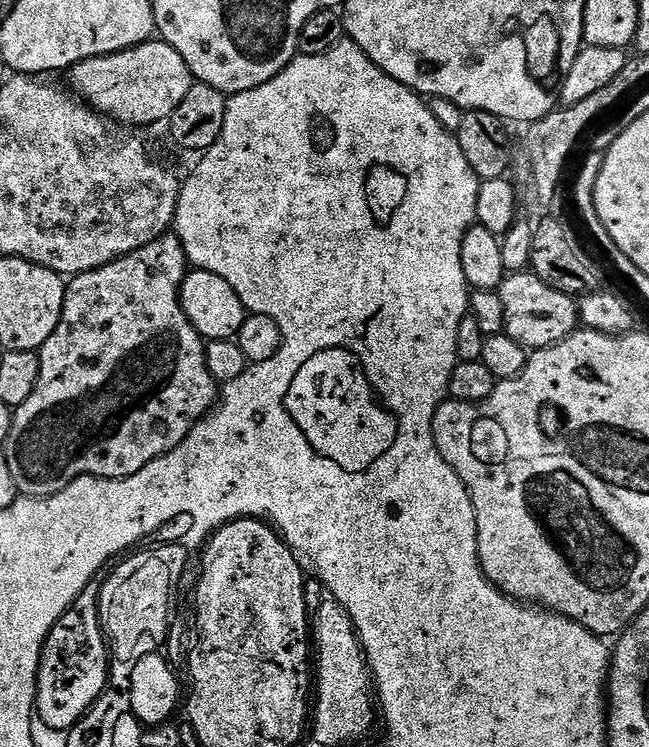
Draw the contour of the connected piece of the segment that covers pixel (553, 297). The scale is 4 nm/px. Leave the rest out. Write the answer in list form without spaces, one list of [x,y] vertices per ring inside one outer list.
[[[527,270],[505,275],[498,291],[502,306],[506,306],[506,335],[524,348],[549,348],[577,331],[580,324],[577,301],[546,286],[546,282],[542,282],[542,278],[538,278],[535,272]]]

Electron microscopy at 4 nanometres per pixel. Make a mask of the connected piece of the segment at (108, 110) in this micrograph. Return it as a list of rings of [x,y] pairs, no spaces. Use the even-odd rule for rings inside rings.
[[[159,38],[133,48],[84,60],[70,69],[71,91],[83,98],[89,108],[125,126],[156,124],[174,114],[178,102],[190,94],[194,83],[190,66],[182,62],[182,54]]]

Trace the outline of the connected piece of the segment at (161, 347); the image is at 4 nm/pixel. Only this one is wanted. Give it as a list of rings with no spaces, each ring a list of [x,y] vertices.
[[[165,234],[106,266],[83,272],[80,276],[73,276],[67,281],[64,289],[62,318],[54,334],[50,334],[50,338],[40,347],[38,353],[40,357],[38,386],[34,386],[34,394],[30,394],[30,398],[26,398],[22,406],[14,409],[10,438],[6,438],[2,446],[6,450],[6,459],[14,482],[18,482],[21,497],[53,496],[80,476],[121,480],[130,474],[138,474],[142,466],[154,462],[154,458],[165,456],[167,452],[180,445],[182,438],[190,434],[192,427],[212,411],[218,400],[218,385],[216,379],[210,374],[210,366],[206,366],[206,341],[198,334],[190,318],[186,318],[180,305],[180,287],[184,279],[188,277],[189,271],[190,265],[182,242],[174,234]]]

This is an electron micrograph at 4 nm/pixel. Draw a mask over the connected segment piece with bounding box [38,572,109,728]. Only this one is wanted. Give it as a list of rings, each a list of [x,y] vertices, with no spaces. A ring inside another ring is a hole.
[[[96,572],[83,590],[86,596],[79,595],[66,614],[51,628],[44,643],[39,664],[42,667],[42,682],[39,682],[38,693],[42,716],[46,716],[50,726],[62,728],[74,722],[100,690],[100,674],[105,669],[100,665],[100,637],[104,631],[96,592],[100,592],[108,576],[109,572]]]

